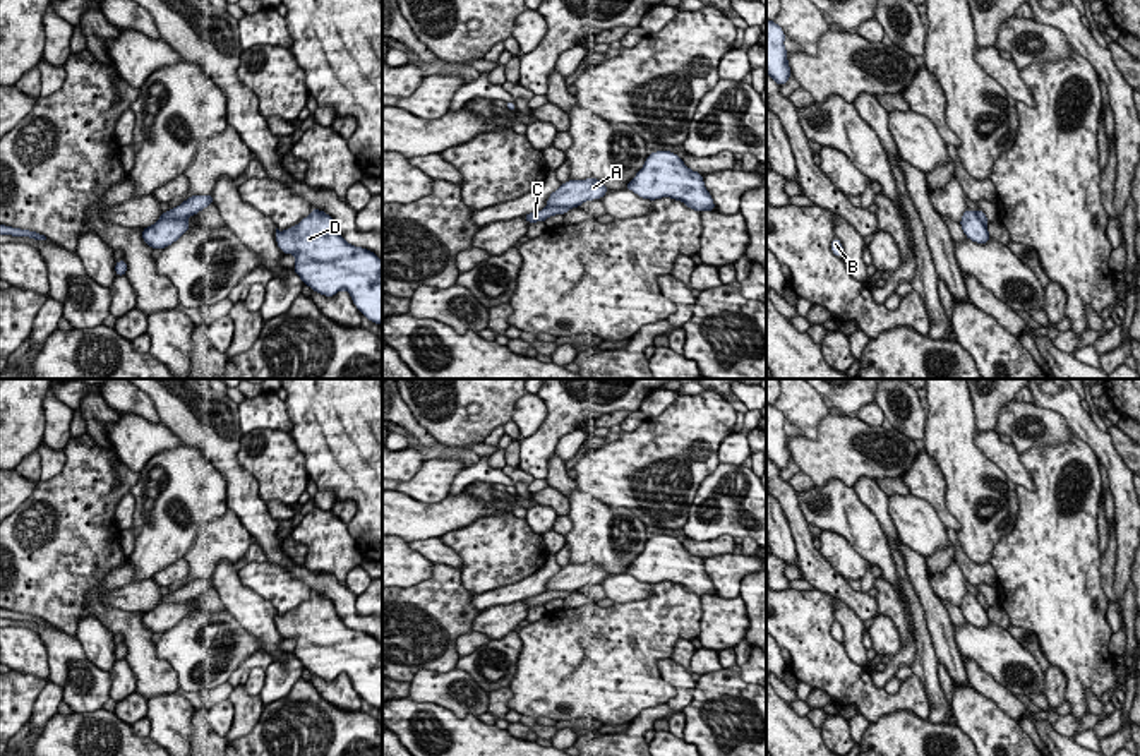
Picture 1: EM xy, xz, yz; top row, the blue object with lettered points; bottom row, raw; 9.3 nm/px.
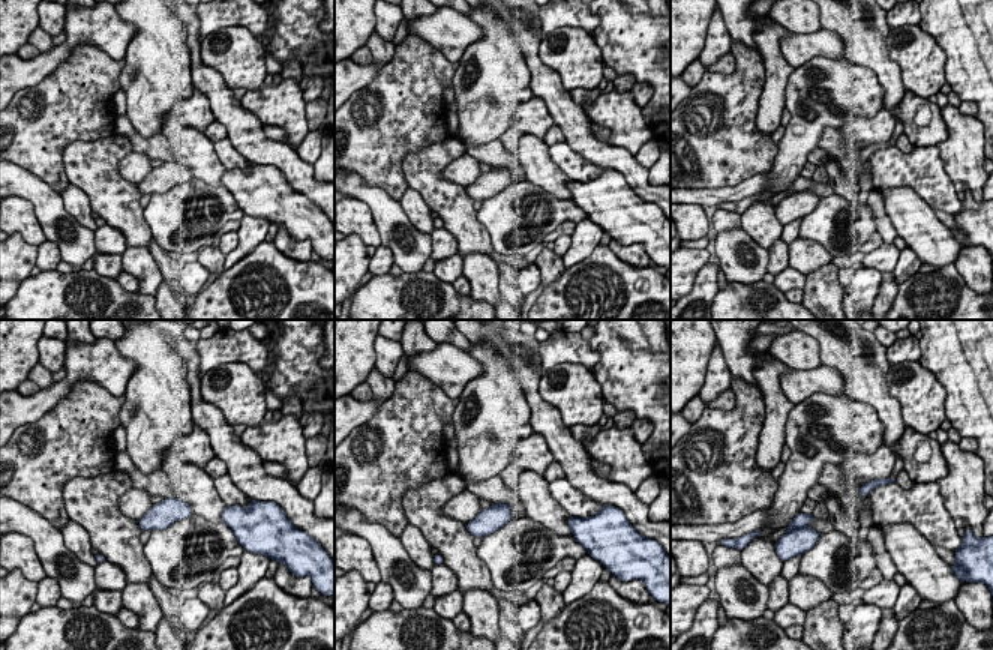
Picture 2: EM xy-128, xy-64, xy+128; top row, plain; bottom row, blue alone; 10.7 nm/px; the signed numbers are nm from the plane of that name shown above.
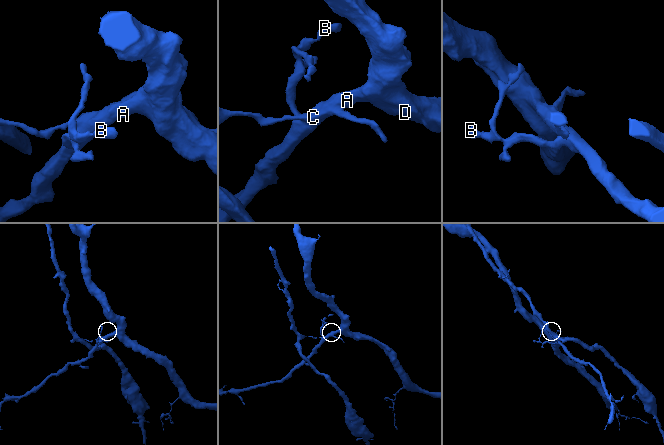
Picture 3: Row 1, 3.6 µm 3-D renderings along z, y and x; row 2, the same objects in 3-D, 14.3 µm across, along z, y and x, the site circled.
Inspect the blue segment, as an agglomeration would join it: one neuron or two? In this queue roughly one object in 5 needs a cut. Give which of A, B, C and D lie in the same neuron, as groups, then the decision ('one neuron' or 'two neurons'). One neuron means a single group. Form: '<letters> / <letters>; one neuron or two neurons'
A B D / C; two neurons

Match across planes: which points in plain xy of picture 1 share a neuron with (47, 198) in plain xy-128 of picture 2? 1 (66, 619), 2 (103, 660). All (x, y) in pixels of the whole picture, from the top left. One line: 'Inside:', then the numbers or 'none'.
Inside: none

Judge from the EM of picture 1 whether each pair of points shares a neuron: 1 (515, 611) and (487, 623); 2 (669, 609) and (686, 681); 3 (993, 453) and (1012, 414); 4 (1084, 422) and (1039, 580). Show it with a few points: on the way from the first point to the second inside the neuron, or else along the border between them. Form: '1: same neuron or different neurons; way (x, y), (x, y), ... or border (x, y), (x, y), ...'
1: same neuron; way (508, 618), (494, 621)
2: different neurons; border (666, 657), (659, 674), (674, 690), (669, 700)
3: different neurons; border (993, 431), (1000, 436)
4: different neurons; border (1075, 434), (1099, 460)

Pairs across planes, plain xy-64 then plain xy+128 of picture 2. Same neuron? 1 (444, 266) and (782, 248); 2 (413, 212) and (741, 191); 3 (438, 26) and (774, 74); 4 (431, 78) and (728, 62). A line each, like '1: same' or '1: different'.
1: different
2: different
3: different
4: different

